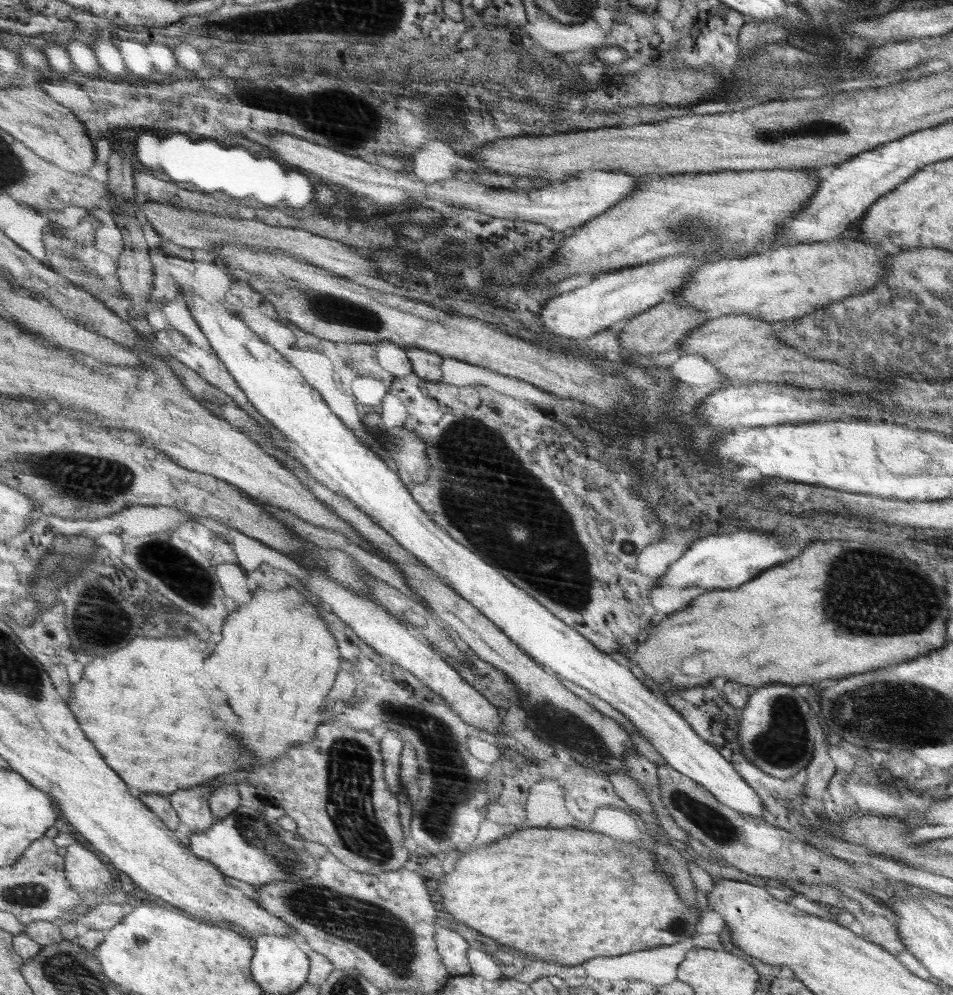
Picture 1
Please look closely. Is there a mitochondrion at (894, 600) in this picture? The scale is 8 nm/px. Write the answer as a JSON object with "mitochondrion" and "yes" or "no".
{"mitochondrion":"yes"}

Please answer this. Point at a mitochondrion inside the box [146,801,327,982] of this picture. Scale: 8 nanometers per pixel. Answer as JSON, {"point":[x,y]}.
{"point":[255,831]}

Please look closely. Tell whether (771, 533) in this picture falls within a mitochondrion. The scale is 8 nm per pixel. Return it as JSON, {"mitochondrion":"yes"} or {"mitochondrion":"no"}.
{"mitochondrion":"no"}

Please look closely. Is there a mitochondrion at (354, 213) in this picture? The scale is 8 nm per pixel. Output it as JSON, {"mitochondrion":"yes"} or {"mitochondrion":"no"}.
{"mitochondrion":"no"}

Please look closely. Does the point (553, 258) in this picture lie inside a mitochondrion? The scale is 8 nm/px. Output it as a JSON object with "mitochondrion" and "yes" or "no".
{"mitochondrion":"no"}

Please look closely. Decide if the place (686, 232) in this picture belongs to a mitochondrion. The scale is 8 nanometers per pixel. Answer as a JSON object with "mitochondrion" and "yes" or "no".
{"mitochondrion":"yes"}

